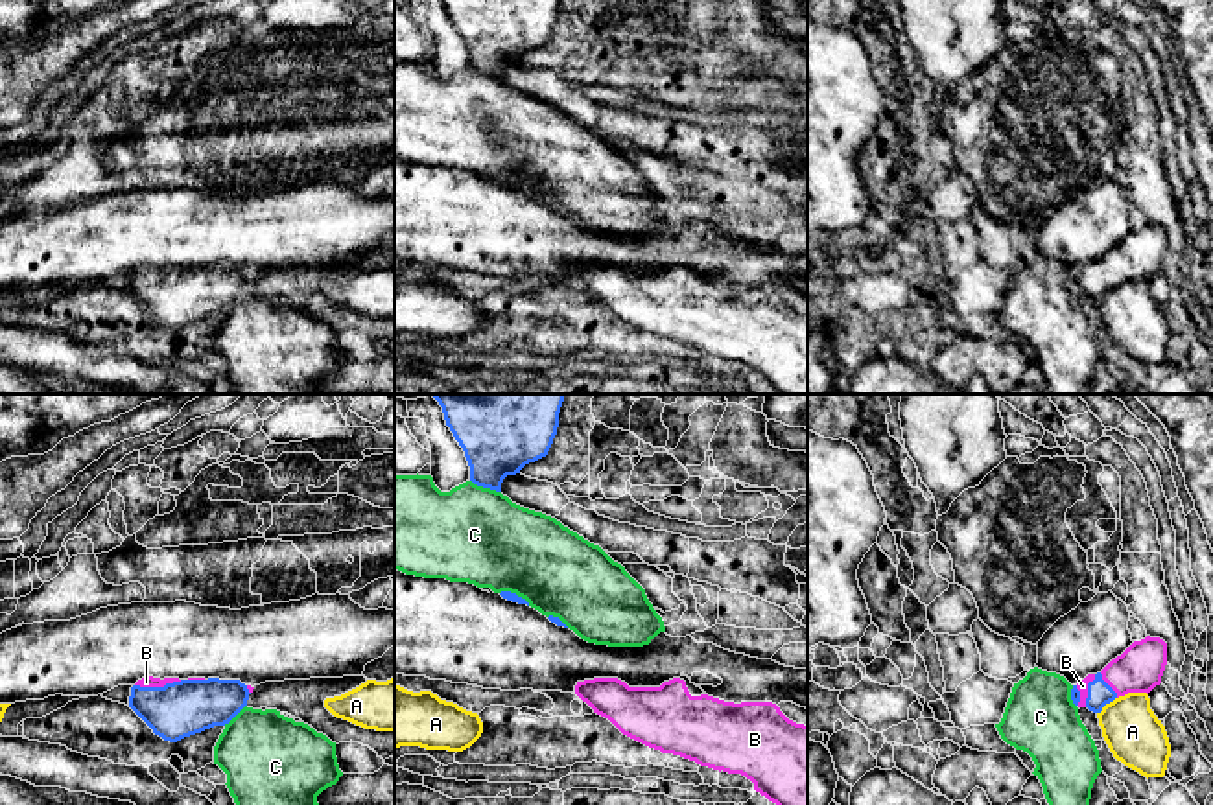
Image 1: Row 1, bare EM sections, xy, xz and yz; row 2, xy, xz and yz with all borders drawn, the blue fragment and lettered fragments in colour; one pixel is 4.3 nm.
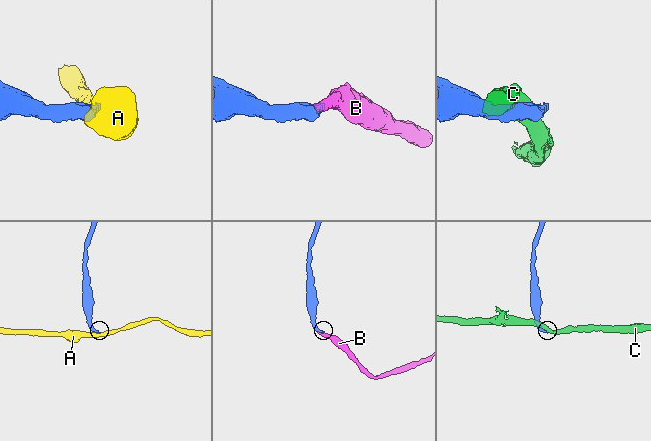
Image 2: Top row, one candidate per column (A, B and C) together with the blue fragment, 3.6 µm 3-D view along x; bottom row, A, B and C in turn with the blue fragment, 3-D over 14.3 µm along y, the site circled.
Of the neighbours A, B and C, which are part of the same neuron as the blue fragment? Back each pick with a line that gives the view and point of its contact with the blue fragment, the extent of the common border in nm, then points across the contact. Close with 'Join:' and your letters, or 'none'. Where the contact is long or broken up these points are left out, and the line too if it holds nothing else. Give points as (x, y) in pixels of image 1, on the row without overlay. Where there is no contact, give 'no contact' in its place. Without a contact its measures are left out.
B: meets blue in xy at (157, 275); contact 200 nm long
Join: B

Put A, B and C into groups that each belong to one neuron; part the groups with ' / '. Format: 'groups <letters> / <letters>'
groups A / B / C

